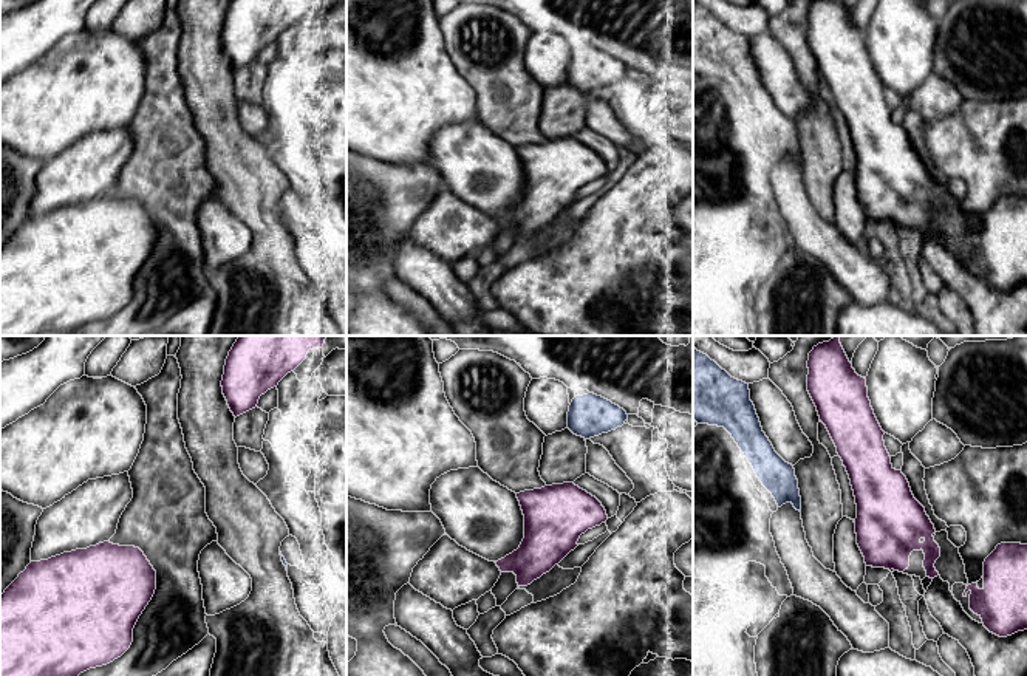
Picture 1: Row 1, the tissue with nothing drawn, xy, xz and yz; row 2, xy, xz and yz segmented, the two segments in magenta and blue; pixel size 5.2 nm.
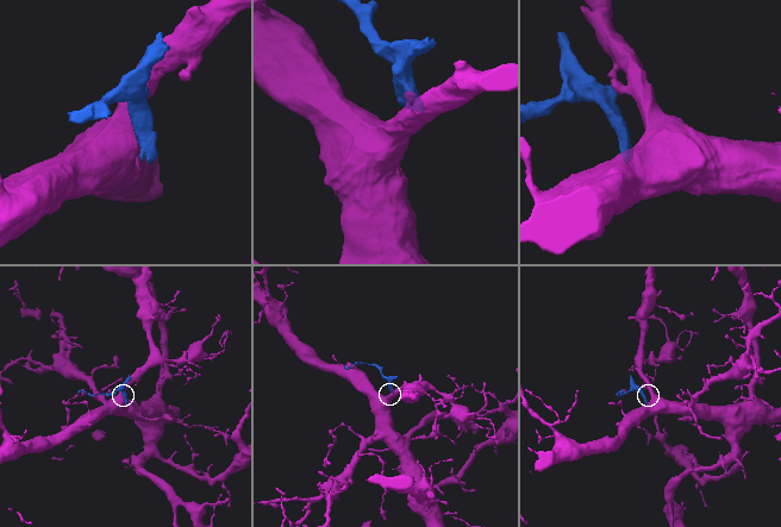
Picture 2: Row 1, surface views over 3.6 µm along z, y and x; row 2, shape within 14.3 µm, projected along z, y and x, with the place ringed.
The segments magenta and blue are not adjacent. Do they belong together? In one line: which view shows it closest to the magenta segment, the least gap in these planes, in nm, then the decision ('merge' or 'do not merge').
view xz; gap 240 nm; do not merge

